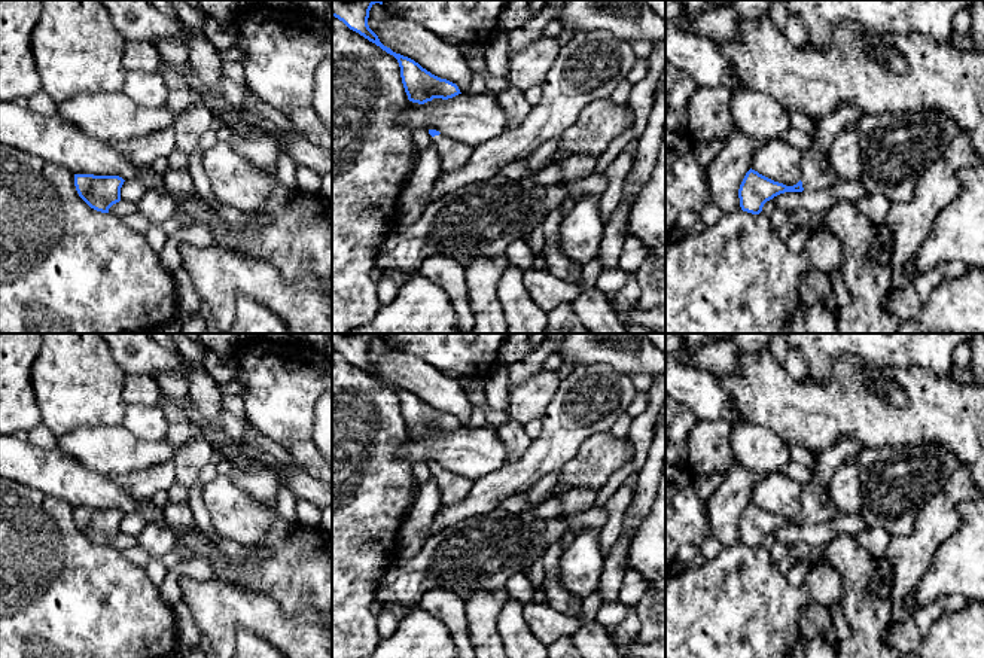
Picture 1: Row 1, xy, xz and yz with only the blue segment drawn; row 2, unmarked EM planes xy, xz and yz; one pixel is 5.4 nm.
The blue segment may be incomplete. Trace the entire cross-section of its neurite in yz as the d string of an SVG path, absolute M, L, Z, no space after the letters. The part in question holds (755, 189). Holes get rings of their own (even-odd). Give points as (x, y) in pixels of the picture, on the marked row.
M814 121L814 130L810 134L813 141L807 150L802 150L801 180L793 186L786 186L750 168L738 189L743 211L759 214L767 201L785 192L834 189L840 179L819 150L816 127L817 121Z

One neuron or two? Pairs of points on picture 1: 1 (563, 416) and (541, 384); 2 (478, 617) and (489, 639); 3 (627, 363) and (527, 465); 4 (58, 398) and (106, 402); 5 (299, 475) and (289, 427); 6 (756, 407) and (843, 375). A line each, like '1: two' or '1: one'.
1: two
2: one
3: two
4: one
5: two
6: one

